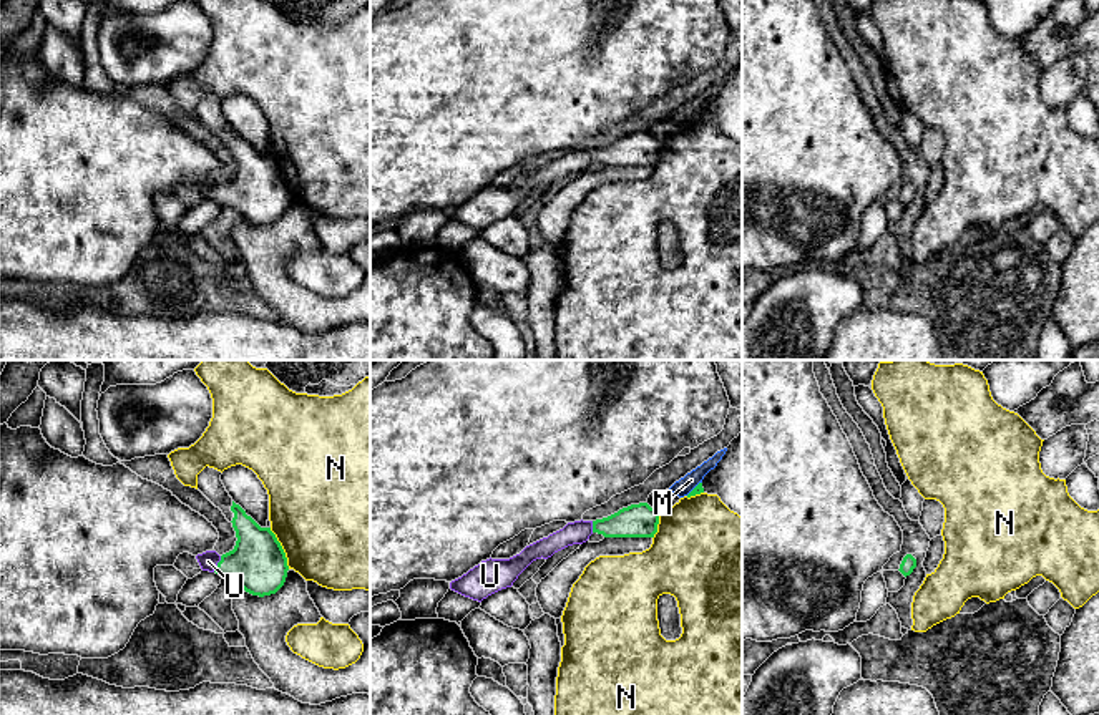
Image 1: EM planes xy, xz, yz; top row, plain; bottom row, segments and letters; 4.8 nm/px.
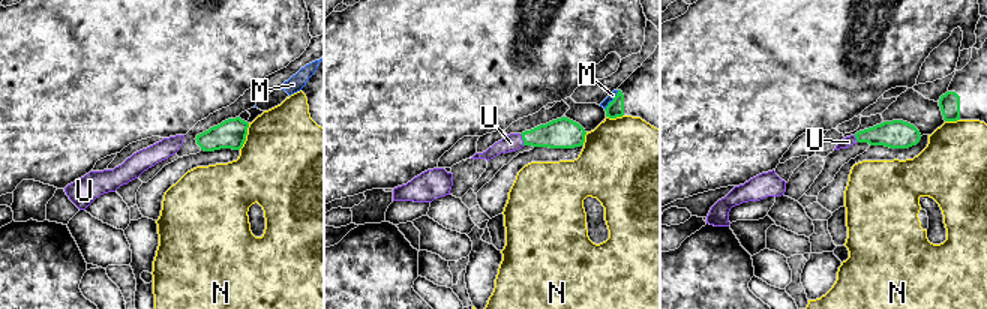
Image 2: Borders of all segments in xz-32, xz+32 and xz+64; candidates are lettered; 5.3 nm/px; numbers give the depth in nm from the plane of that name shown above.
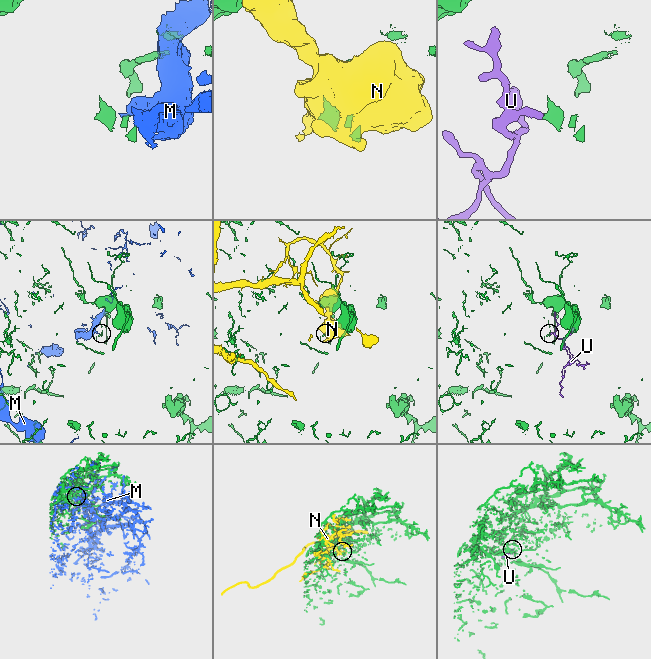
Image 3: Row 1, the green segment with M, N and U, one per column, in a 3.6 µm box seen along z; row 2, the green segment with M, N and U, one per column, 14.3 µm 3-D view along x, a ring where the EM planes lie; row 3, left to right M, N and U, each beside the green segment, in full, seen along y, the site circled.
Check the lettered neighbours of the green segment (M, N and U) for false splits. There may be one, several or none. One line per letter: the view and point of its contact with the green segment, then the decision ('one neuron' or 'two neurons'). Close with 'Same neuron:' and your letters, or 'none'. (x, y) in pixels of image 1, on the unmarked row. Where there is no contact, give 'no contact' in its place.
M: xz (694, 116) | two neurons
N: xy (281, 176) | two neurons
U: xy (218, 193) | one neuron
Same neuron: U

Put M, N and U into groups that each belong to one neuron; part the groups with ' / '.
M / N / U

